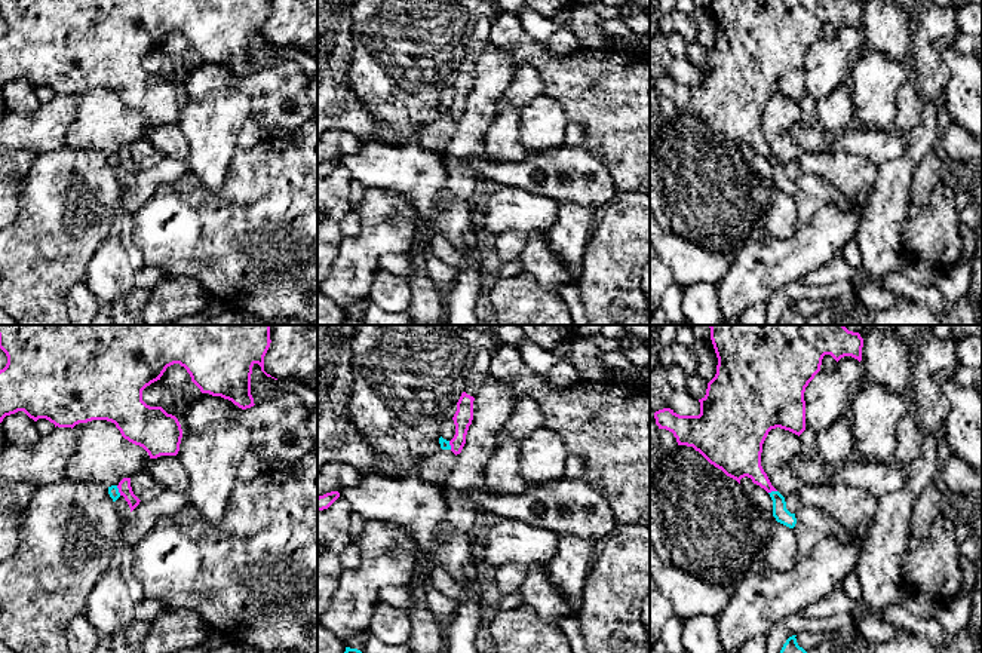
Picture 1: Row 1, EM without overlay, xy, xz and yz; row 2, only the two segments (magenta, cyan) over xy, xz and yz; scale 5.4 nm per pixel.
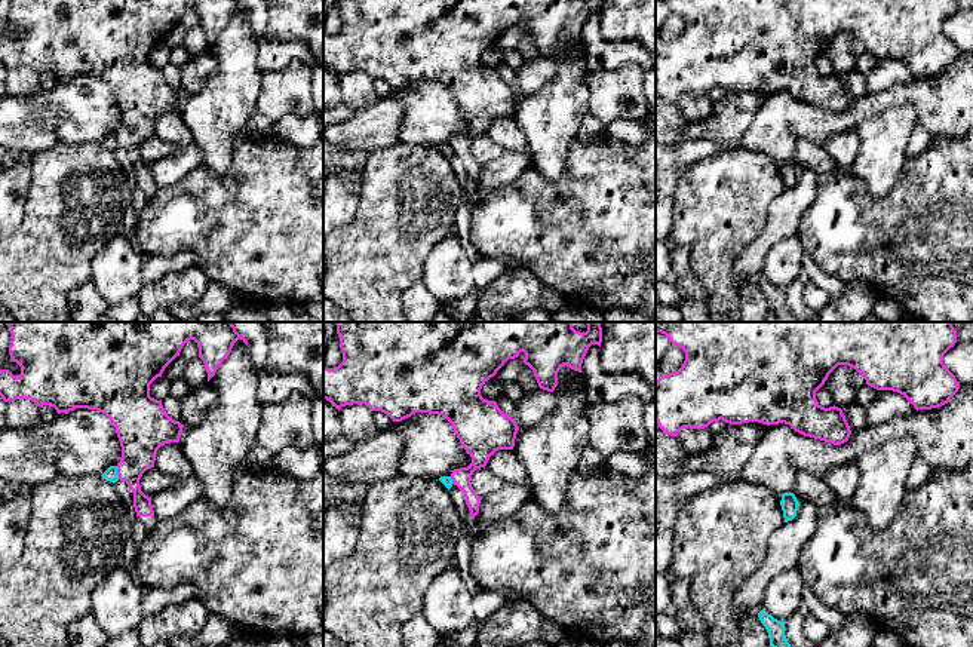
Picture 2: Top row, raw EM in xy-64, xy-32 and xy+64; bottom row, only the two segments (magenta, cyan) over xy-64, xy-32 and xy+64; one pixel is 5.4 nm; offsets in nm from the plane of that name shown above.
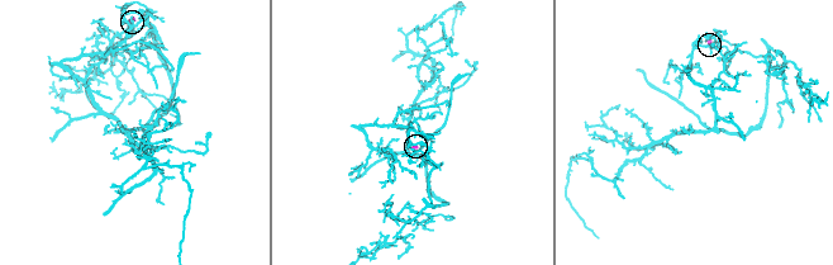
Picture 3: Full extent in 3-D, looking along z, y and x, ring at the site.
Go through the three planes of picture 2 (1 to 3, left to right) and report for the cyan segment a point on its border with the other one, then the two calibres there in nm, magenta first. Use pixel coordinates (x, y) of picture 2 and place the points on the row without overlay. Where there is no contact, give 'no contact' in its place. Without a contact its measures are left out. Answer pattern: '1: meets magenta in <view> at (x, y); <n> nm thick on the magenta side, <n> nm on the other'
1: meets magenta in xy-64 at (117, 140); 240 nm thick on the magenta side, 70 nm on the other
2: meets magenta in xy-32 at (451, 146); 180 nm thick on the magenta side, 60 nm on the other
3: no contact

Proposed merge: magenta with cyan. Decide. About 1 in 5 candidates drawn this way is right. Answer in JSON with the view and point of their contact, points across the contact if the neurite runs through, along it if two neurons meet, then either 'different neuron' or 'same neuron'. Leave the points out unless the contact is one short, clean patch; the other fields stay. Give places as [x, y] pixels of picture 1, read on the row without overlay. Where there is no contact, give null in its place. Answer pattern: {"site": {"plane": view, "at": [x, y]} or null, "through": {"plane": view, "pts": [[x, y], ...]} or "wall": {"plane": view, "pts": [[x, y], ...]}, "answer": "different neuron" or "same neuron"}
{"site": {"plane": "xy", "at": [119, 158]}, "wall": {"plane": "xy", "pts": [[116, 153], [120, 162]]}, "answer": "different neuron"}

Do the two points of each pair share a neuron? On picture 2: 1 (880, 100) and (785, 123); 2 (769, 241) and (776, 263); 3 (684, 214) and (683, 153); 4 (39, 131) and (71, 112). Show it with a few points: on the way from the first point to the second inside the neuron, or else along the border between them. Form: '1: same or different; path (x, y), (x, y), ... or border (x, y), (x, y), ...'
1: same; path (856, 112), (843, 122), (809, 122)
2: different; border (795, 235), (777, 241), (770, 248), (761, 276)
3: different; border (711, 155), (684, 174), (674, 209)
4: different; border (20, 122), (54, 110), (61, 141)

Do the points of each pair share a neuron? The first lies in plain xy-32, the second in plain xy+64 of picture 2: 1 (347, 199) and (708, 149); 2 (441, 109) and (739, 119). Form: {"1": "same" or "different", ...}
{"1": "same", "2": "different"}

